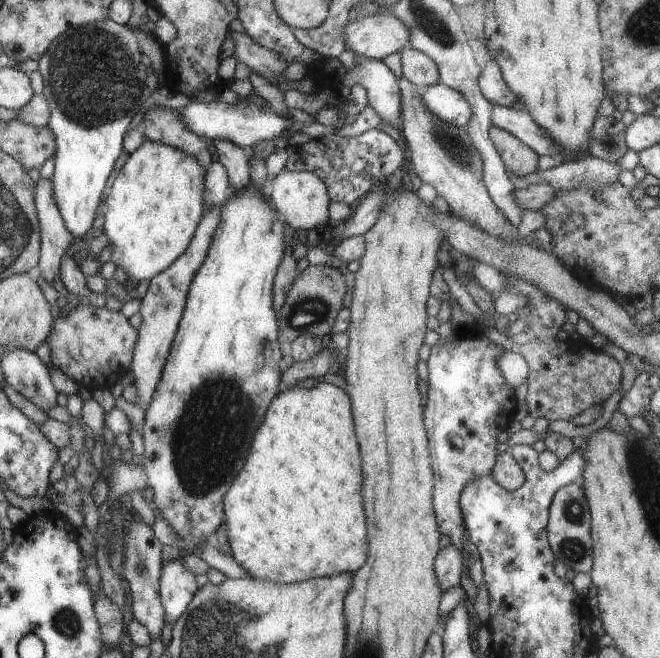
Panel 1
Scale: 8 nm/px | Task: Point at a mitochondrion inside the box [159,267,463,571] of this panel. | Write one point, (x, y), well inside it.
(211, 433)

